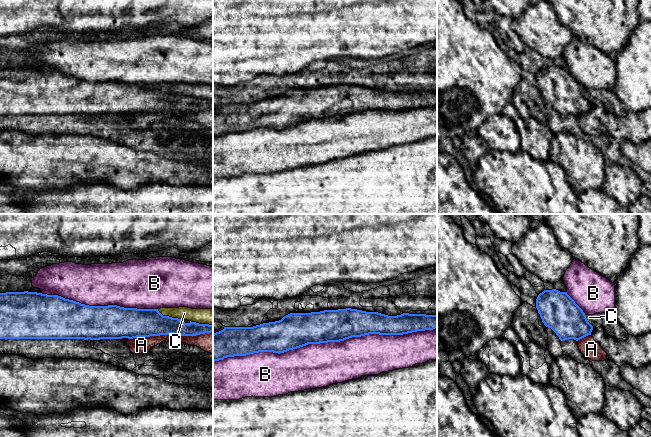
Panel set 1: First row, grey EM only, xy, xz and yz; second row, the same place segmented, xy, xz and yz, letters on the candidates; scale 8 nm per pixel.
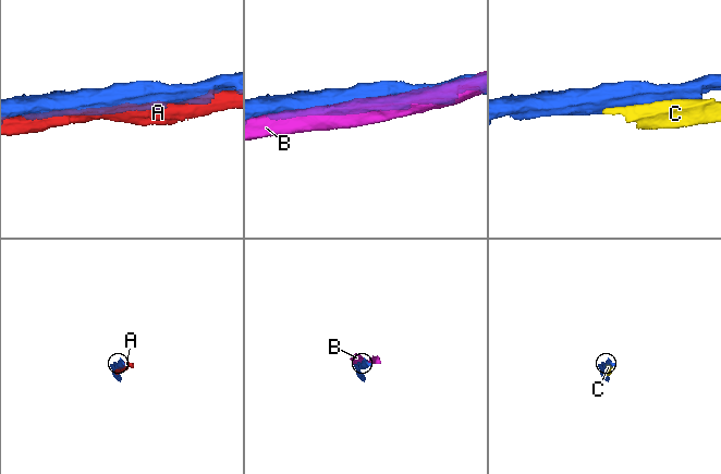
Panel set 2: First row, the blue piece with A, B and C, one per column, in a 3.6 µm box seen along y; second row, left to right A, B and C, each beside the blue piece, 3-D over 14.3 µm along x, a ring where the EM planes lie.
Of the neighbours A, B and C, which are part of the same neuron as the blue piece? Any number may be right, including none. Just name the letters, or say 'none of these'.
none of these

